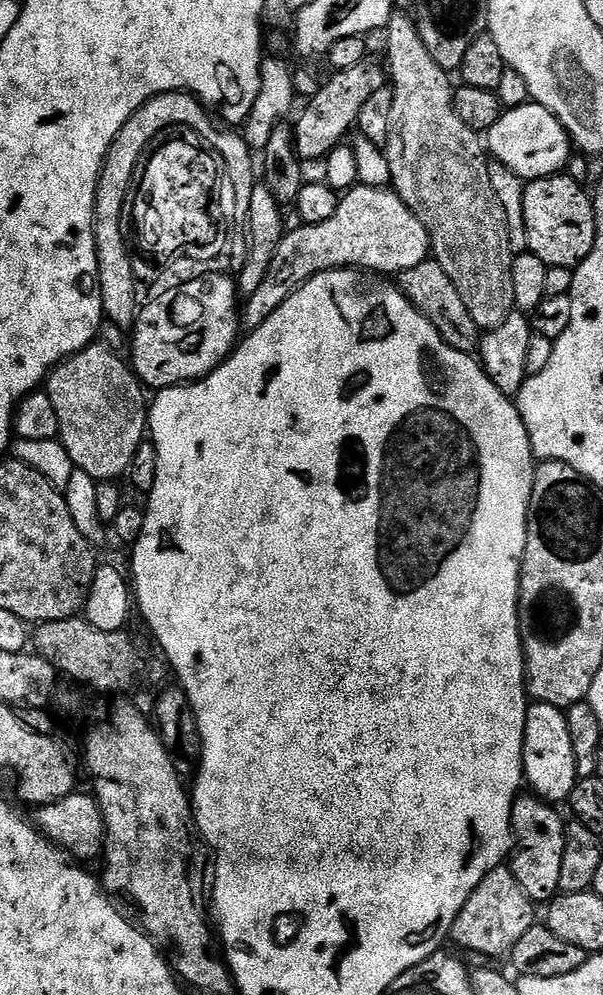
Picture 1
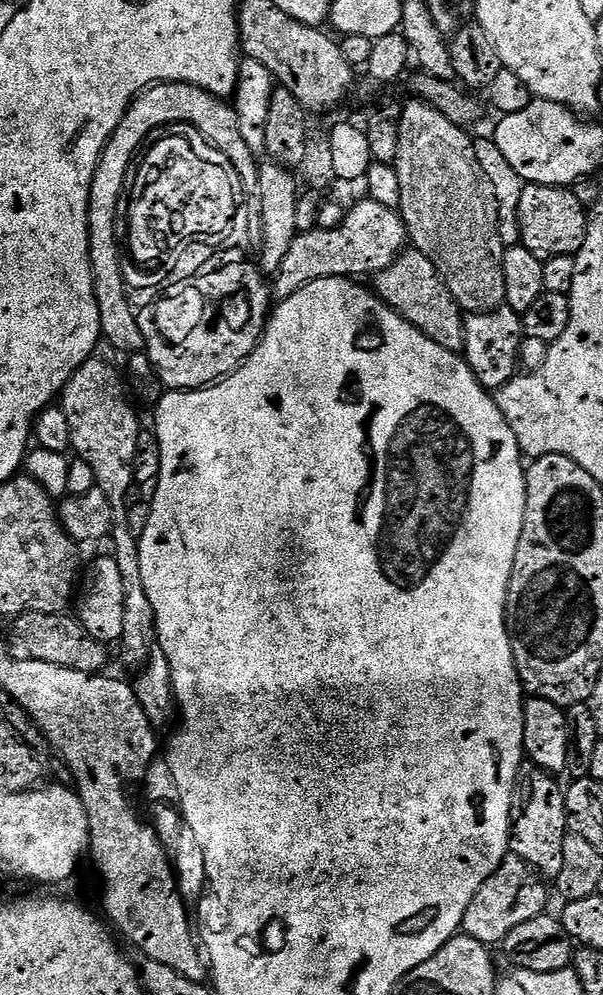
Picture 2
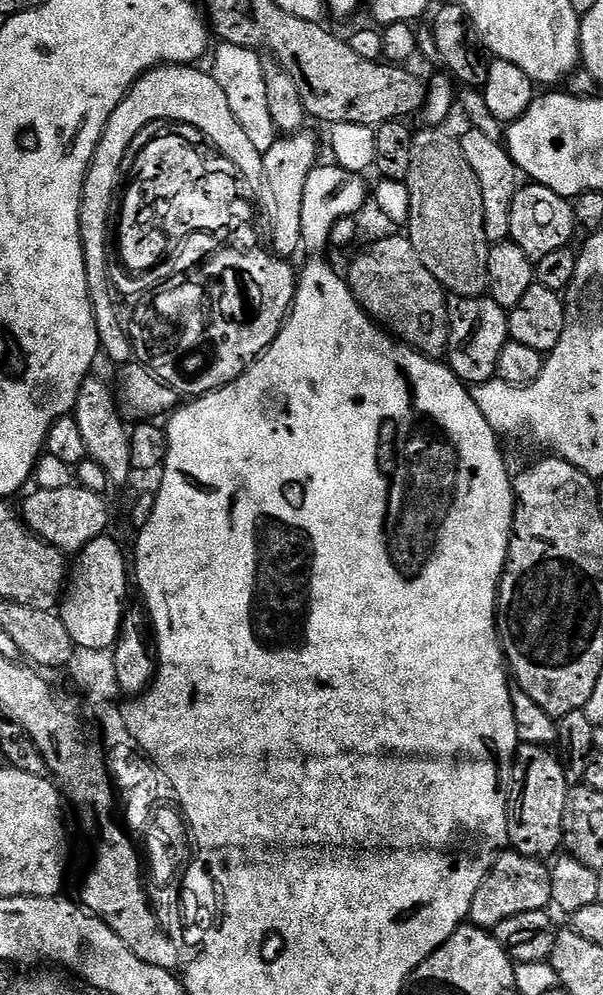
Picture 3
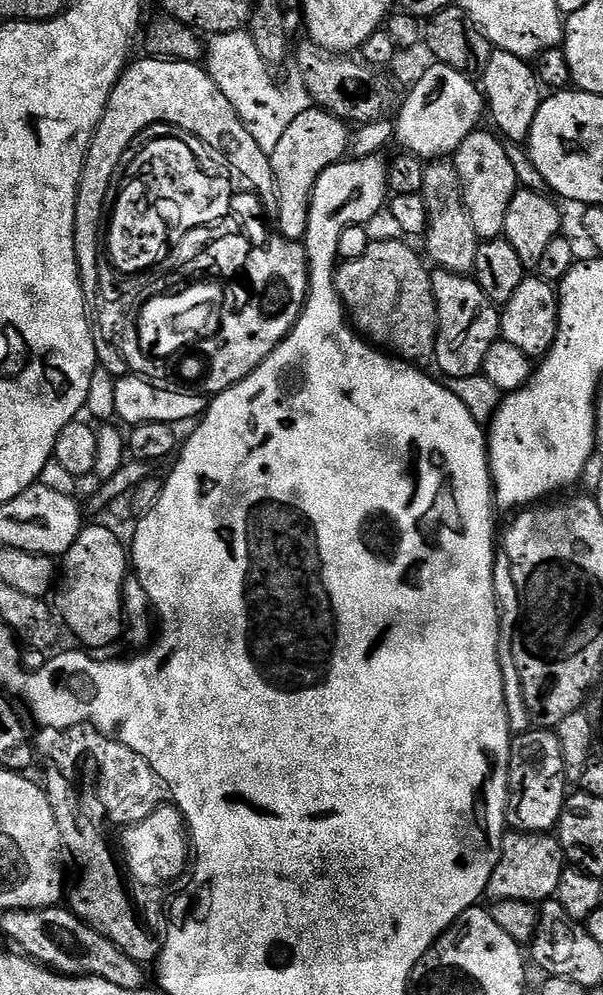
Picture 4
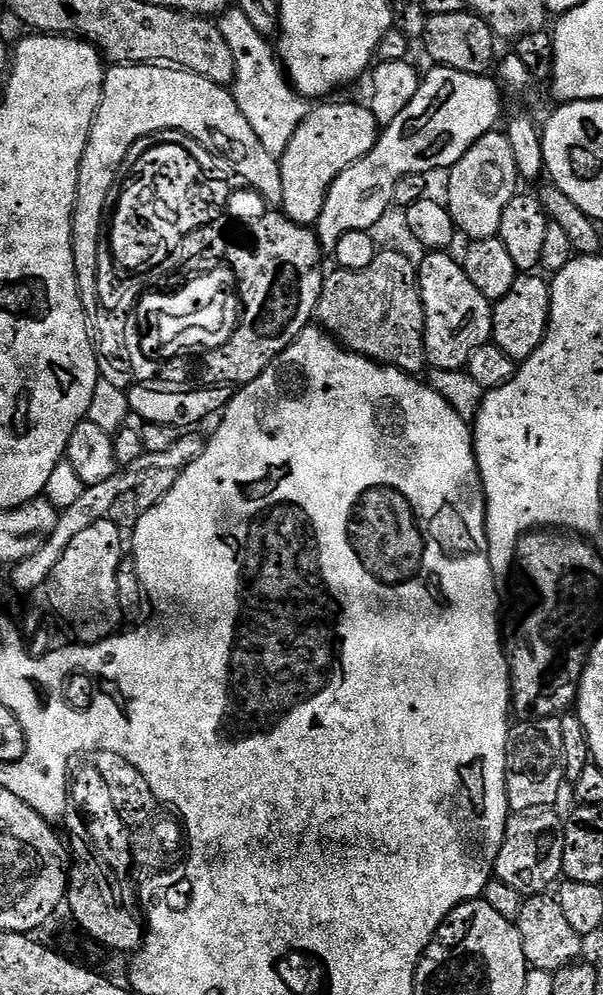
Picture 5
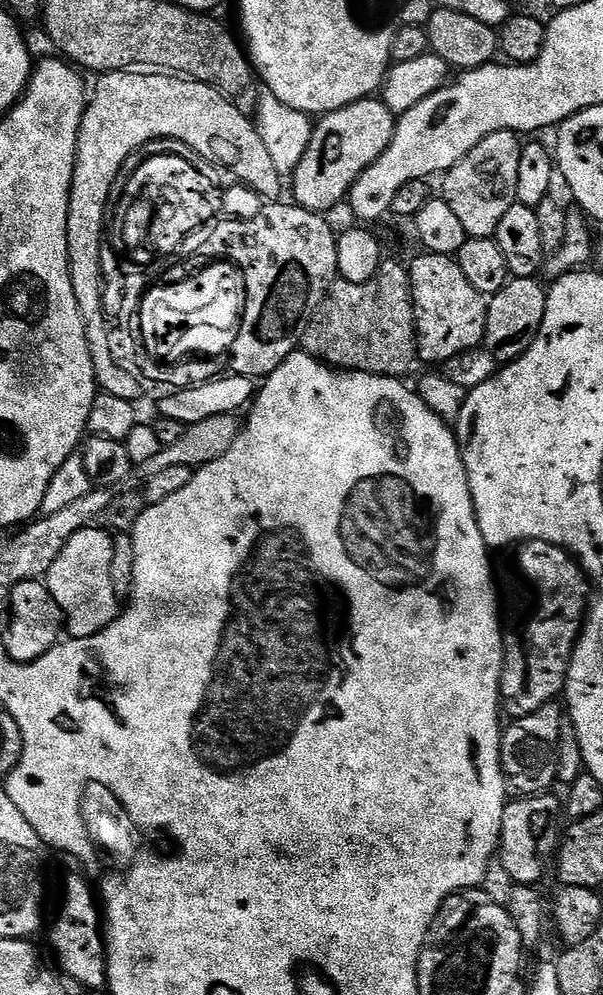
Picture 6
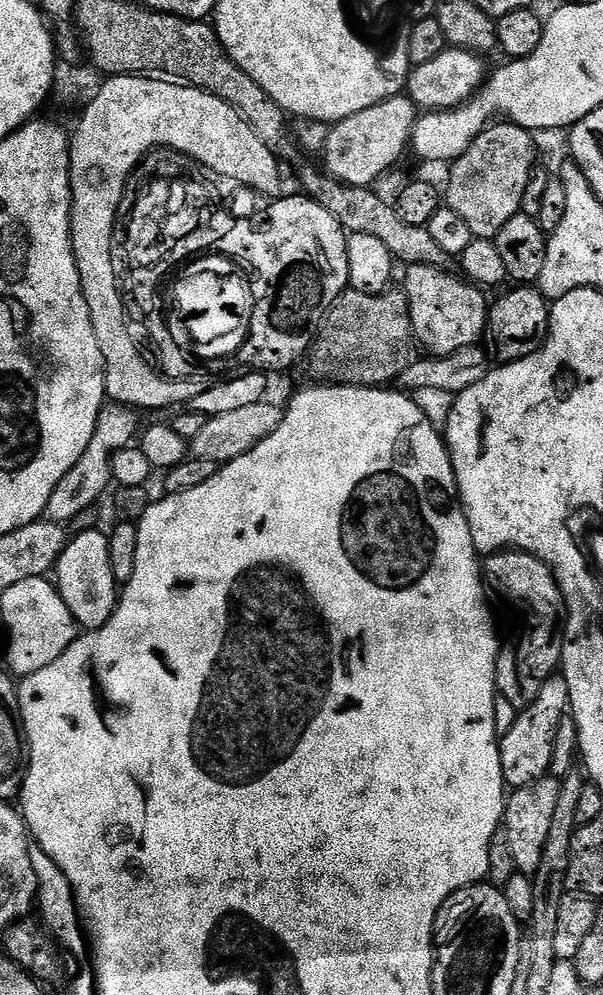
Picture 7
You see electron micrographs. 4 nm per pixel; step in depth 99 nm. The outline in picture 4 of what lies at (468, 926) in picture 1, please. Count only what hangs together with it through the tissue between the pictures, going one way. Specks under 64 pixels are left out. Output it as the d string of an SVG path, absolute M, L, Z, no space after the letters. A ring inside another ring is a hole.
M509 831L500 848L500 861L490 874L487 895L493 901L521 900L527 904L553 899L558 890L558 882L566 870L564 852L560 841L552 834Z

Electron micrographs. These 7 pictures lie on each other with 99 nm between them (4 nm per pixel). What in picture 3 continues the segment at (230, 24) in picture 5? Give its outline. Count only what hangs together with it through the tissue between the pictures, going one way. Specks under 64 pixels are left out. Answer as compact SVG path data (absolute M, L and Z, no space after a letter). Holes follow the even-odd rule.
M222 42L213 51L210 71L213 78L226 92L230 110L238 122L242 124L250 142L260 151L261 148L270 150L278 138L274 120L270 115L270 102L267 101L266 82L262 75L261 55L251 48L234 46L233 43Z

